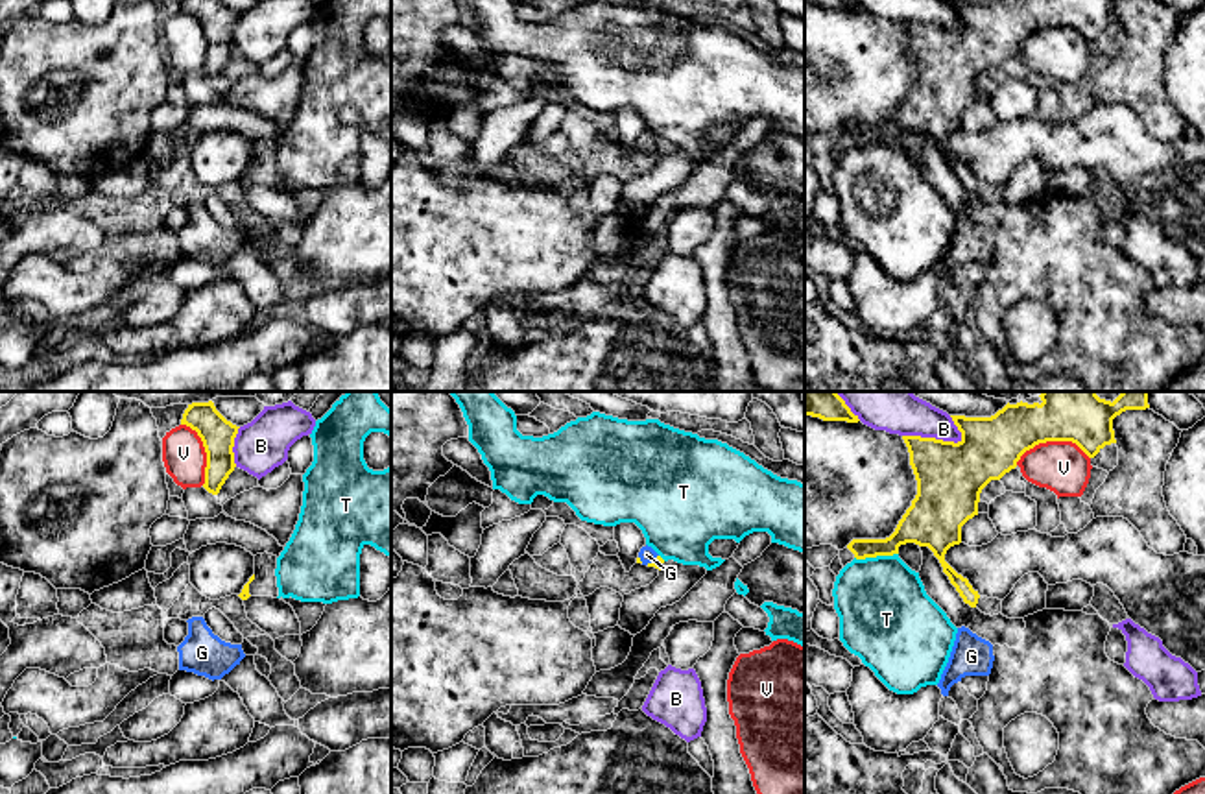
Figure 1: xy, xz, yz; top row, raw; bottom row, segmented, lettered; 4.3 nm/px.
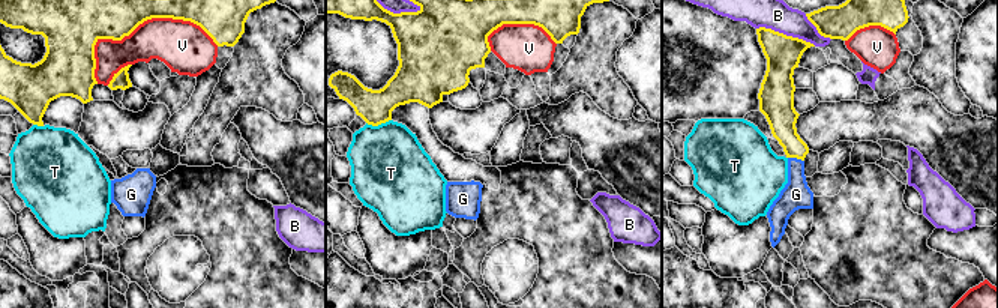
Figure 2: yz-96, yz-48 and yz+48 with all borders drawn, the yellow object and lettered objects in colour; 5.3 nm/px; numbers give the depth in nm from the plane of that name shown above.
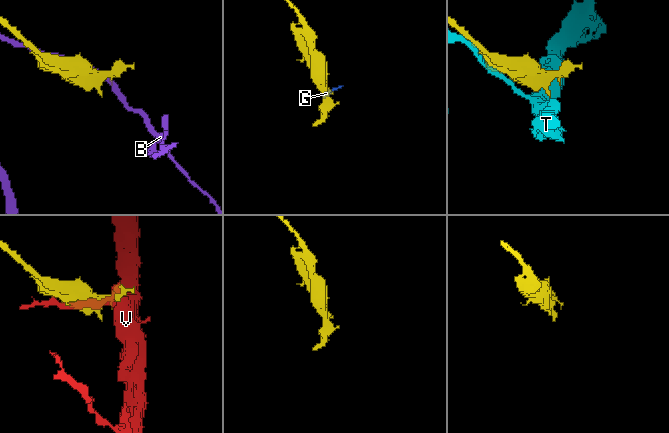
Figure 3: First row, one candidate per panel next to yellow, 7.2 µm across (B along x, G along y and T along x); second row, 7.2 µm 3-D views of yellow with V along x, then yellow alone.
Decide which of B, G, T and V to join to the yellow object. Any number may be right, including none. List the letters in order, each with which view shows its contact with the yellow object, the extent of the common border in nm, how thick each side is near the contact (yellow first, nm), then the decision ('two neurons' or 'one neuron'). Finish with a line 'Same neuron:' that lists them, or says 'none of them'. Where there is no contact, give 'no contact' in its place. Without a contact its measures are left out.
B: meets yellow in yz; contact 260 nm long; 300 nm thick on the yellow side, 110 nm on the other; two neurons
G: meets yellow in xz; contact 70 nm long; 50 nm thick on the yellow side, 70 nm on the other; one neuron
T: meets yellow in yz; contact 190 nm long; 180 nm thick on the yellow side, 400 nm on the other; two neurons
V: meets yellow in yz; contact 320 nm long; 260 nm thick on the yellow side, 220 nm on the other; two neurons
Same neuron: G

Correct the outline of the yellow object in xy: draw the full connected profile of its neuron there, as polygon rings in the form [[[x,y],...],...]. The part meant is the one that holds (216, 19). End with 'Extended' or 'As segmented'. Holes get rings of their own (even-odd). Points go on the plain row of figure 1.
[[[183,0],[181,11],[190,13],[201,24],[207,39],[203,74],[218,81],[236,54],[233,33],[240,13],[221,0]]]. As segmented

